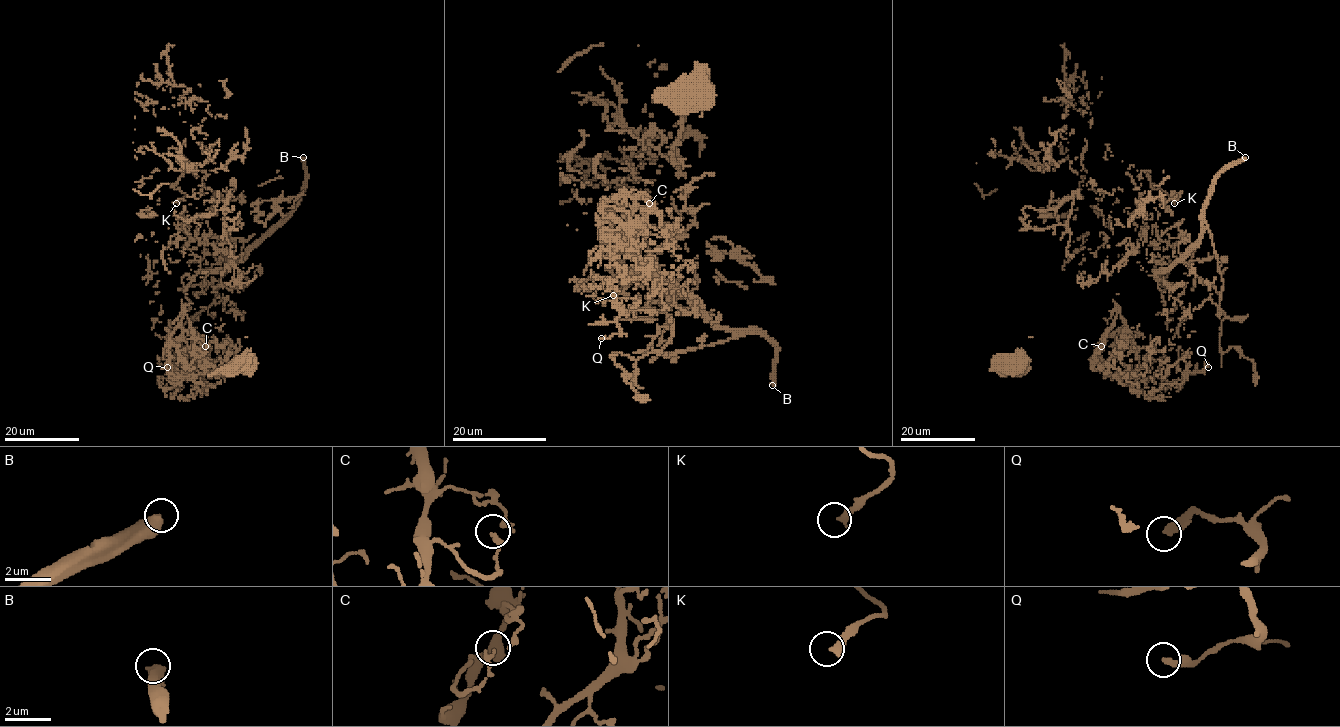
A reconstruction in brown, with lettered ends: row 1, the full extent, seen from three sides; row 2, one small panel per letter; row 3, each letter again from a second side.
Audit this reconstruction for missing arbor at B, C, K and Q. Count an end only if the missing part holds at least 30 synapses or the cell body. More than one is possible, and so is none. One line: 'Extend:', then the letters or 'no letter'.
Extend: B

